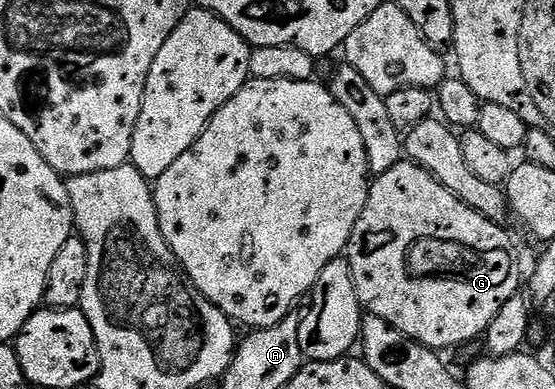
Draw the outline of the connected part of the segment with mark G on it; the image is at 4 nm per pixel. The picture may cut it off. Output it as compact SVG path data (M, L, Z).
M401 161L392 169L386 169L386 173L377 175L371 180L366 197L366 209L362 209L362 217L358 217L358 225L354 225L354 233L350 233L346 252L361 308L367 314L382 317L382 321L394 325L394 329L398 329L406 337L410 337L415 343L420 343L424 347L433 349L460 347L471 339L479 340L487 331L490 321L498 317L498 309L502 309L502 305L506 305L506 301L510 301L510 297L518 294L522 287L521 280L520 283L516 280L516 267L512 264L512 239L503 231L504 229L501 224L490 221L482 217L482 213L470 209L470 205L458 201L458 197L454 197L454 193L450 193L446 185L442 185L429 171L422 169L418 164Z

